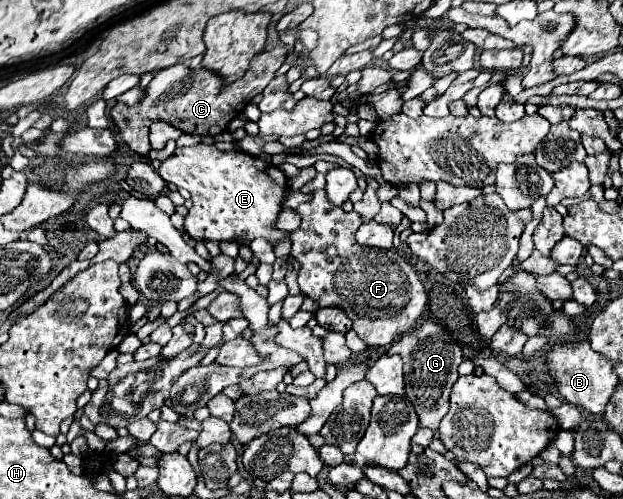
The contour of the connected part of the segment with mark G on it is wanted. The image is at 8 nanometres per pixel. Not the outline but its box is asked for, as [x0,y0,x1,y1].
[387,319,463,437]

